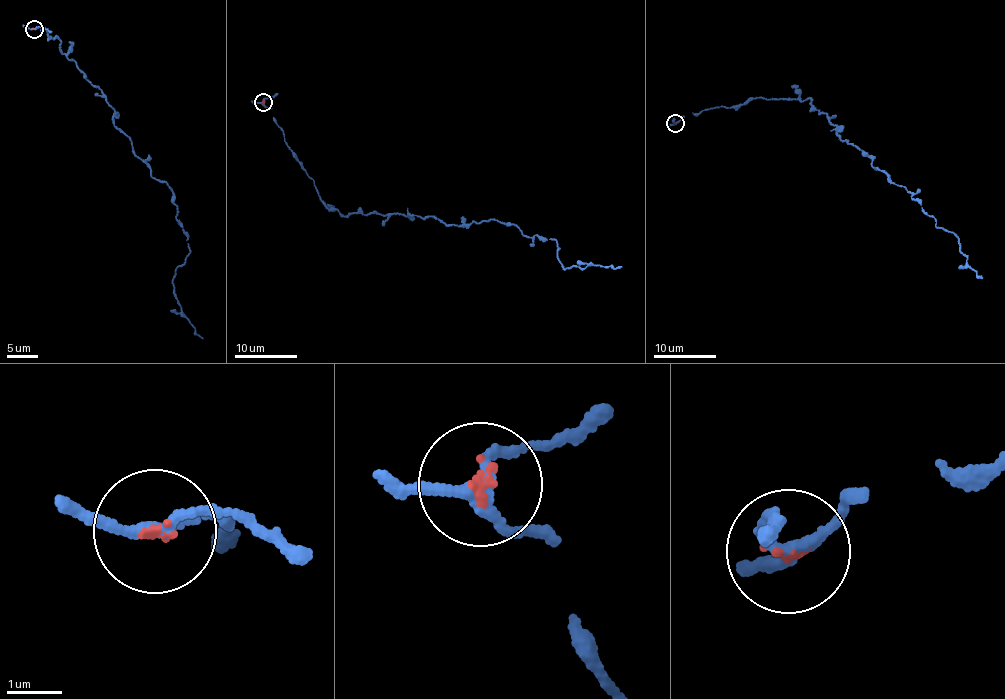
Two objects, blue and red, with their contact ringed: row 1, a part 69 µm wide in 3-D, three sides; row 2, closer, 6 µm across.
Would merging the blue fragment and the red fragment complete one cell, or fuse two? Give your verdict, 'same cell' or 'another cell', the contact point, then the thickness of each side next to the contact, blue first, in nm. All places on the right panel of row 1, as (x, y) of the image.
same cell | (675, 123) | 190/120 nm

